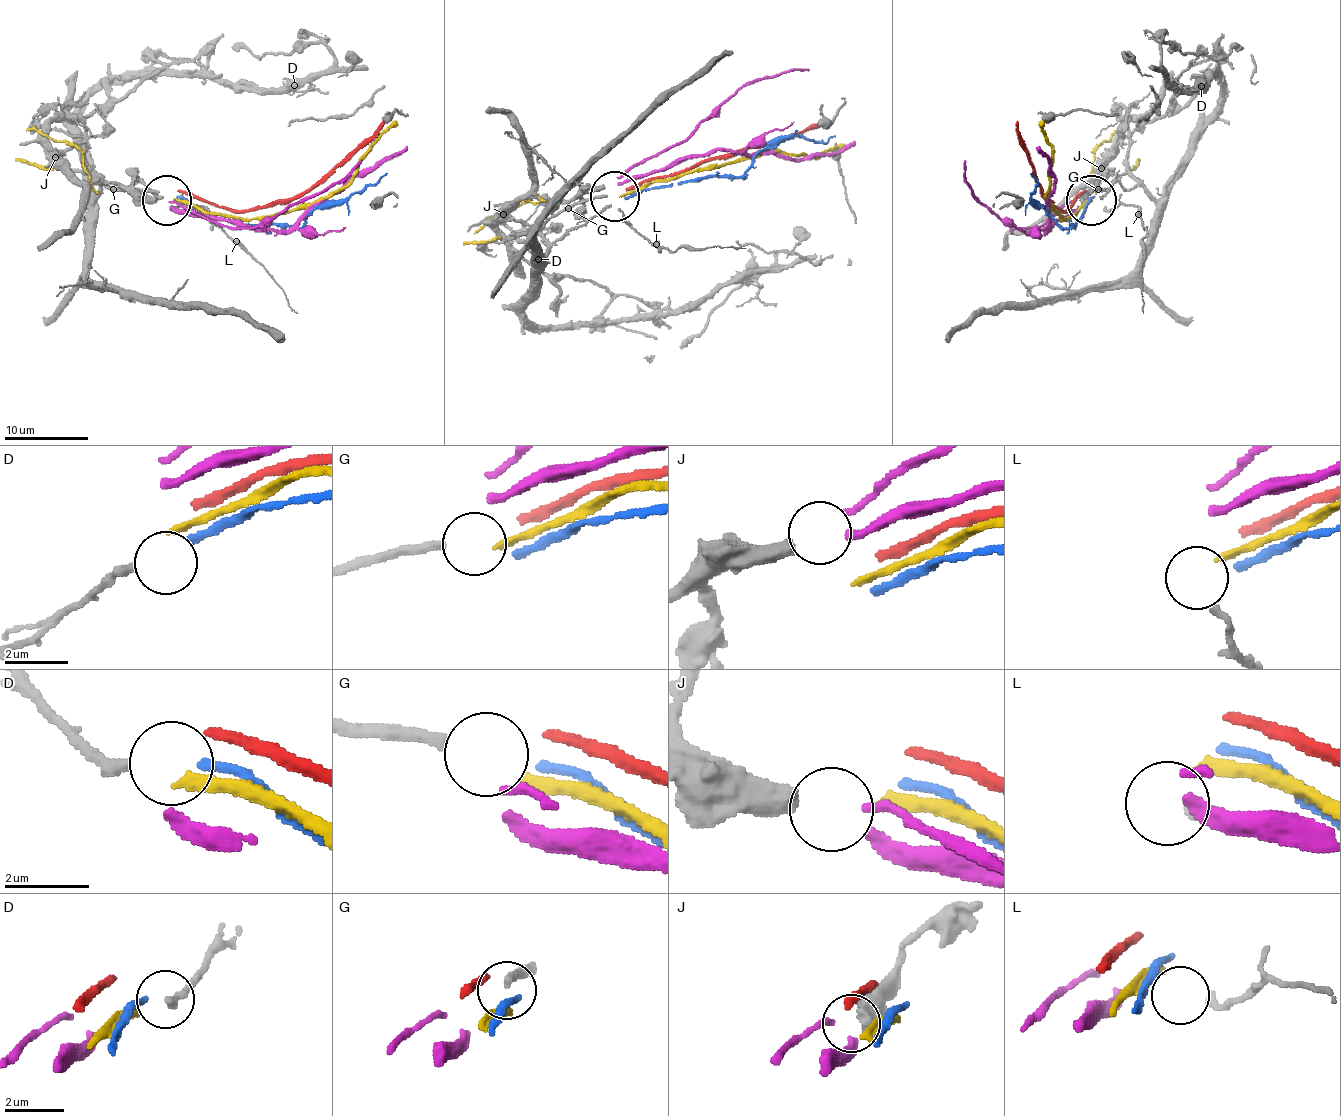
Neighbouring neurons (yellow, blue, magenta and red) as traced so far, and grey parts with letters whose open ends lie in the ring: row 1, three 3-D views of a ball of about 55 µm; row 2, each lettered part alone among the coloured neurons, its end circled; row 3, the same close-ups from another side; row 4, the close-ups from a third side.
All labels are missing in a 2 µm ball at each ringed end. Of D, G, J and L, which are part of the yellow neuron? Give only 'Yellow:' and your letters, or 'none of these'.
Yellow: G

